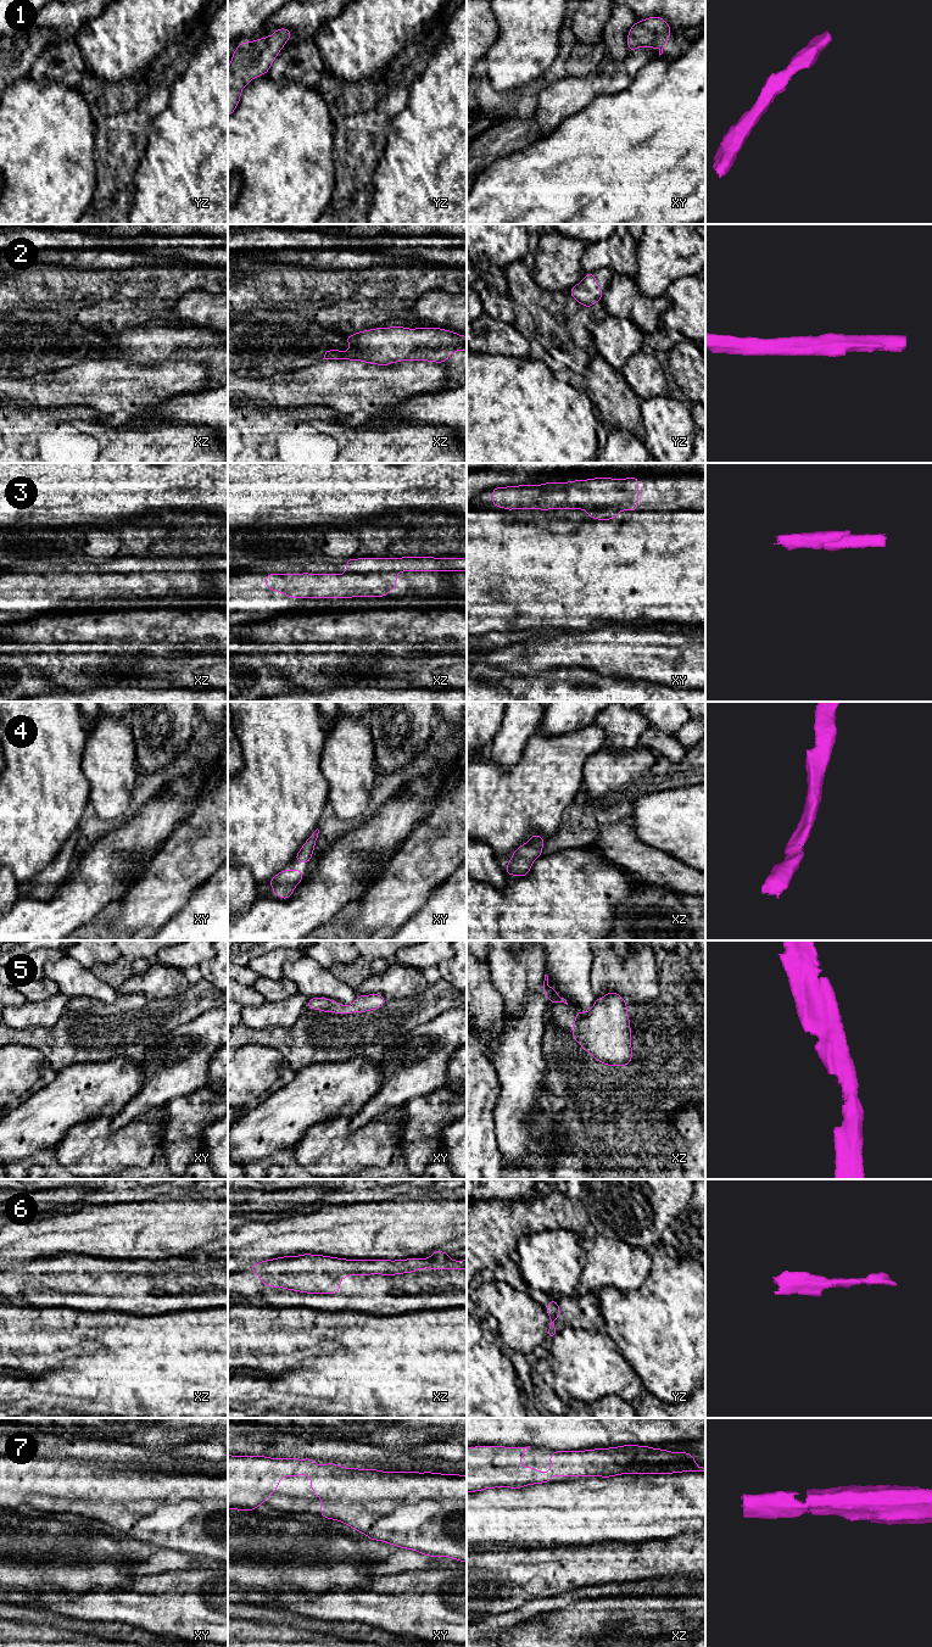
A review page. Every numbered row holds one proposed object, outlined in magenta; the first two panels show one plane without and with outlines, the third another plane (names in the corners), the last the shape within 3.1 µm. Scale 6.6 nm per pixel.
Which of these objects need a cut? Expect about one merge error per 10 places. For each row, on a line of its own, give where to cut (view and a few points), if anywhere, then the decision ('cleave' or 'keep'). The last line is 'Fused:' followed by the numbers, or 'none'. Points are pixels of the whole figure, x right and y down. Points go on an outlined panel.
1: no cut; keep
2: no cut; keep
3: no cut; keep
4: no cut; keep
5: no cut; keep
6: no cut; keep
7: no cut; keep
Fused: none

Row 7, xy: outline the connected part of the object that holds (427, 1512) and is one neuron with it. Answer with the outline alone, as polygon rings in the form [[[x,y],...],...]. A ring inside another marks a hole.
[[[228,1455],[228,1509],[252,1512],[277,1491],[283,1476],[300,1475],[311,1476],[311,1490],[320,1497],[320,1517],[339,1520],[374,1541],[467,1563],[467,1475],[383,1472],[335,1463],[317,1467],[313,1458]]]

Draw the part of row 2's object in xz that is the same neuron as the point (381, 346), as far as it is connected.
[[[383,326],[348,335],[346,341],[351,347],[347,352],[341,352],[333,347],[325,352],[323,359],[362,361],[376,365],[389,365],[401,361],[443,363],[458,350],[467,352],[467,336],[441,328]]]

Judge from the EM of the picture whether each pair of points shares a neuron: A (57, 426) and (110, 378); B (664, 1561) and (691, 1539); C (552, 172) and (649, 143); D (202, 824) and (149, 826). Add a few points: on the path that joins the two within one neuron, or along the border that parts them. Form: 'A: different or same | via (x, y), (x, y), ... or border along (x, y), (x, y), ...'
A: different | border along (77, 406), (48, 407)
B: same | via (670, 1556), (675, 1555), (685, 1545)
C: same | via (576, 172), (620, 172), (625, 167)
D: different | border along (195, 802), (191, 813), (161, 848)

